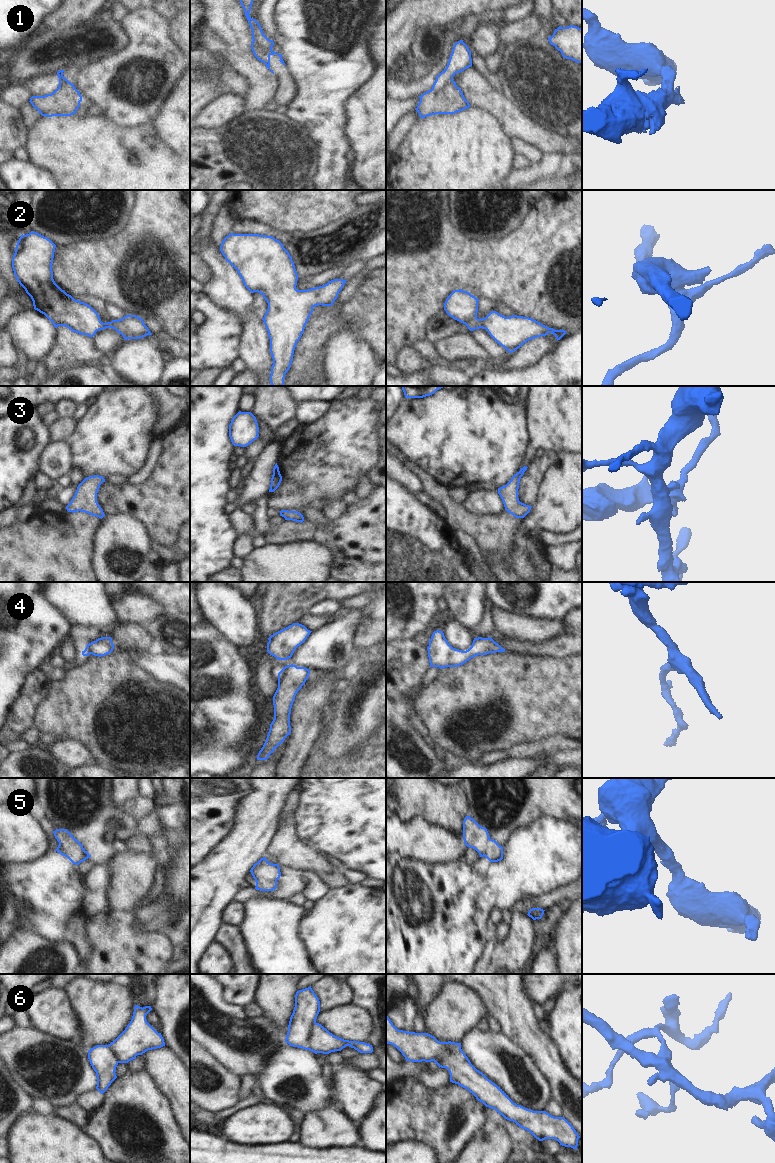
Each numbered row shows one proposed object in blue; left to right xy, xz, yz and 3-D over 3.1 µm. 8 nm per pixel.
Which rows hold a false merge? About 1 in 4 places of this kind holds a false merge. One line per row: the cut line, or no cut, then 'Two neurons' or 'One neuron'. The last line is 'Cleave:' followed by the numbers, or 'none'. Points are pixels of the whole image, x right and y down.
1: Split along xz (273, 44), (270, 42), (259, 42), (256, 45). Two neurons
2: No split. One neuron
3: No split. One neuron
4: No split. One neuron
5: No split. One neuron
6: Split along xz (315, 1022), (308, 1038), (308, 1049). Two neurons
Cleave: 1, 6

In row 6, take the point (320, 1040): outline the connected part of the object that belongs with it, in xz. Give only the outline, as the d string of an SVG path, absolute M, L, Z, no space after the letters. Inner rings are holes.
M315 1023L312 1026L308 1038L309 1050L317 1053L329 1054L335 1051L341 1051L346 1046L354 1048L360 1053L372 1053L373 1047L370 1044L359 1041L349 1041L339 1038L330 1033L321 1024Z

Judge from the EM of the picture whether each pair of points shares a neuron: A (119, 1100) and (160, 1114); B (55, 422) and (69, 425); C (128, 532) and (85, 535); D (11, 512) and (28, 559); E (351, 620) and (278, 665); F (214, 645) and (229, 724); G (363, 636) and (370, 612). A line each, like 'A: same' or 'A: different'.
A: same
B: same
C: different
D: different
E: same
F: same
G: same

